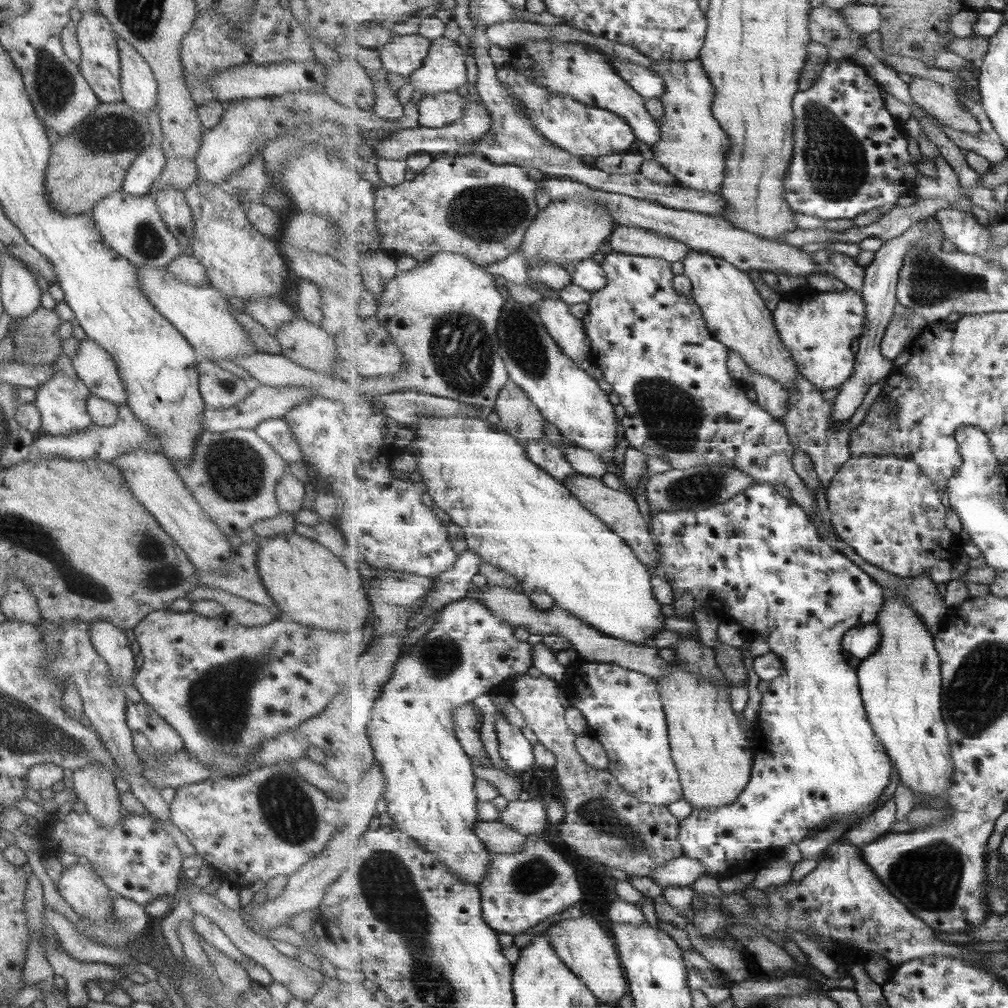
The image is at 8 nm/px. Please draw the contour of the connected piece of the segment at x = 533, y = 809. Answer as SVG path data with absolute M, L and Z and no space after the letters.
M544 800L509 801L500 812L500 821L528 837L540 837L549 828L547 807Z

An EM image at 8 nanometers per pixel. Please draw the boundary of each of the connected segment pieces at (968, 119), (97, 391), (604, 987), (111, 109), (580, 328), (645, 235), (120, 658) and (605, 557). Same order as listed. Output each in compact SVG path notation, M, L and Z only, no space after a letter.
M909 76L907 79L913 101L929 112L935 120L969 134L982 132L975 114L961 106L959 95L955 91L927 78Z
M81 340L76 355L70 361L91 395L118 406L126 404L125 388L112 356L95 341Z
M585 916L577 920L573 918L560 920L546 930L546 935L551 940L551 946L555 947L558 958L563 960L569 969L586 983L598 1001L618 1007L621 1000L625 998L630 984L625 978L624 967L621 966L614 938L609 936L607 931L595 918Z
M125 102L100 103L93 113L89 114L81 123L76 124L74 130L67 136L59 136L57 140L50 143L44 183L52 207L66 215L89 213L98 200L121 188L127 169L135 157L152 144L151 140L153 140L153 136L148 120L131 112L131 108L127 108Z
M546 298L538 307L547 330L562 351L578 364L592 354L592 340L586 333L585 324L571 312L571 305L561 298Z
M618 225L609 241L613 253L661 258L671 262L683 261L693 252L683 241L631 225Z
M106 620L91 621L88 628L88 635L92 644L92 647L96 650L96 653L107 663L110 668L111 676L117 680L118 678L124 682L132 684L132 676L137 670L133 667L133 654L129 648L129 641L125 637L124 631L116 626L113 626Z
M465 415L450 416L449 418L446 416L441 418L430 416L429 418L422 418L416 424L416 428L413 428L416 432L416 441L411 445L410 451L417 458L417 464L419 464L417 472L420 473L422 482L427 487L427 493L436 502L437 507L450 516L452 523L461 526L465 530L469 549L479 553L483 557L484 562L487 561L489 564L494 564L497 568L506 570L519 579L521 586L523 586L523 594L531 594L533 590L545 590L549 596L555 598L556 604L563 610L569 611L576 618L589 623L604 635L637 643L638 645L656 646L655 640L662 633L663 624L667 622L667 616L663 615L663 604L659 600L655 600L653 586L651 586L654 571L649 569L646 564L643 564L643 561L639 560L634 549L626 543L626 540L623 540L623 537L611 531L607 524L599 520L595 514L589 512L581 504L581 501L573 496L571 490L567 489L563 482L557 481L551 474L529 460L527 450L525 450L525 446L519 438L511 436L499 426L496 428L489 425L484 417Z

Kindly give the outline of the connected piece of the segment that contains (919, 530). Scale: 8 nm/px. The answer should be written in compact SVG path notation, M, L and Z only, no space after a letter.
M871 455L870 457L852 457L843 467L841 467L841 471L833 478L831 485L829 485L829 491L826 492L828 503L827 514L830 514L827 518L829 518L829 523L833 526L838 536L851 546L859 556L873 566L882 568L883 570L902 578L921 576L922 574L929 572L929 570L931 570L937 562L941 562L941 560L943 560L943 562L953 562L954 560L957 560L957 554L963 550L966 539L964 535L956 535L947 528L948 502L939 494L938 484L939 482L931 480L931 478L923 472L919 464L916 464L911 460L905 460L902 457L894 455L881 457L876 455Z

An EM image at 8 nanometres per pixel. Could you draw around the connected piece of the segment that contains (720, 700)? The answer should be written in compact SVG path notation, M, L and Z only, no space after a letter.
M676 660L669 662L670 675L658 681L662 701L666 709L670 732L672 756L680 772L684 798L693 808L713 808L738 802L739 797L750 783L754 763L758 754L754 741L745 737L738 721L738 715L730 703L730 686L714 684L712 678L697 678Z

